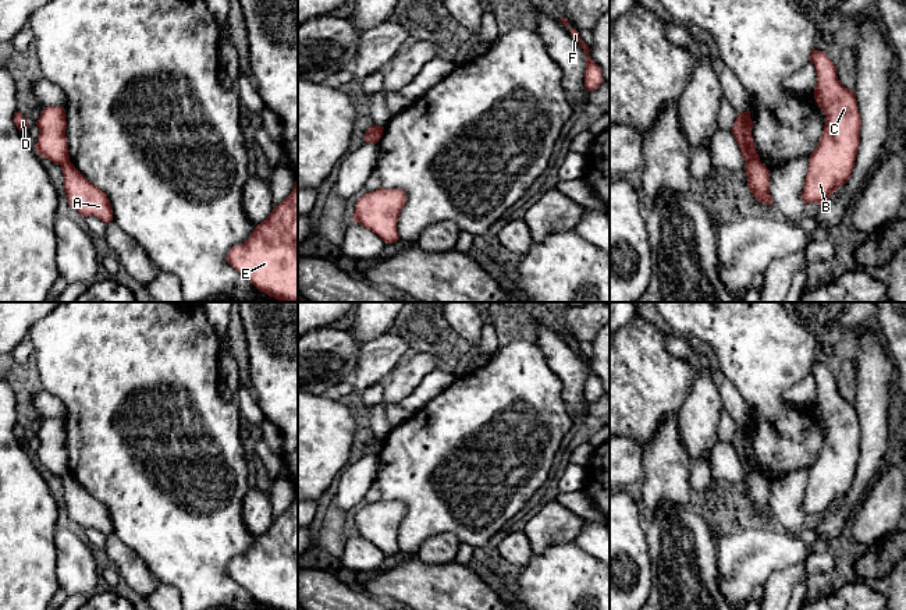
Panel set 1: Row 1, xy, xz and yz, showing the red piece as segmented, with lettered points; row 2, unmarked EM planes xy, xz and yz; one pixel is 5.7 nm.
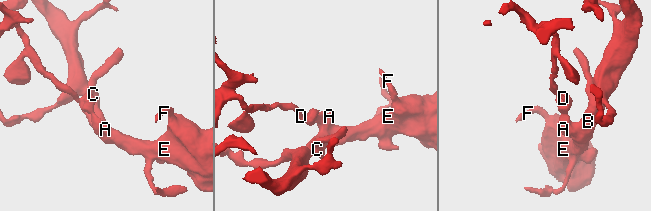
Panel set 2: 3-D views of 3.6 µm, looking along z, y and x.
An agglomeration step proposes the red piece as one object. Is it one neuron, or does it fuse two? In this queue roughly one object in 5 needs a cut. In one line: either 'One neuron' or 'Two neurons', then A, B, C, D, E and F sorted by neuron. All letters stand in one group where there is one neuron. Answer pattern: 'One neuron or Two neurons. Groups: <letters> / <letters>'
Two neurons. Groups: A B C E F / D

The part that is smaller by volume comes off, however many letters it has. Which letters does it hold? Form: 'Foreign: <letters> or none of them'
Foreign: D

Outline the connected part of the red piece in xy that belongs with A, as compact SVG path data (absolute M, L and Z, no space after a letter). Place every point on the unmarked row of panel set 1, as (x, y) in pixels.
M68 472L61 476L64 501L70 518L81 528L96 528L106 536L113 532L110 513L102 501L88 493Z

